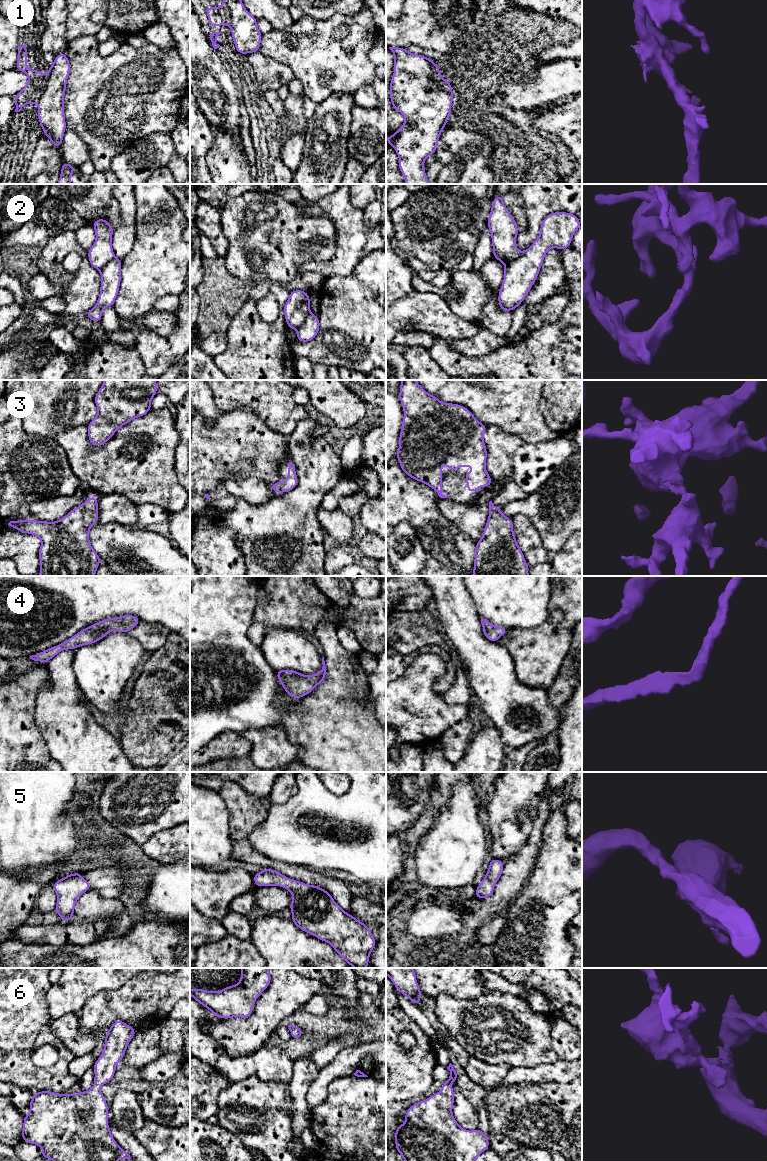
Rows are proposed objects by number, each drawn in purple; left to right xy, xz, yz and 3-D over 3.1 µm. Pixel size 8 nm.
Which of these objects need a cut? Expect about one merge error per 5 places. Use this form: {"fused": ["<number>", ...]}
{"fused": ["2"]}

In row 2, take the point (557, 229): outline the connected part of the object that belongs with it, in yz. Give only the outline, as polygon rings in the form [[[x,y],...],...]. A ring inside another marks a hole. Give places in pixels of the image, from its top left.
[[[553,212],[543,219],[537,239],[520,258],[505,265],[504,280],[498,295],[503,311],[513,311],[522,303],[537,280],[547,251],[570,247],[572,237],[580,227],[577,215],[568,212]]]

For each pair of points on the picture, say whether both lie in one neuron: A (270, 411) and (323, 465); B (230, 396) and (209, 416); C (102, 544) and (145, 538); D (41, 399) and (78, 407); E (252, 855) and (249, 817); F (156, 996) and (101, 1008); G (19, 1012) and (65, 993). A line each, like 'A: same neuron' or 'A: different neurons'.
A: different neurons
B: different neurons
C: same neuron
D: same neuron
E: same neuron
F: same neuron
G: different neurons

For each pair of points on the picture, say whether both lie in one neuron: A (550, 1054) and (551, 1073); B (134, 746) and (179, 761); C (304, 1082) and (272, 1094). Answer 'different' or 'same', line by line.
A: different
B: different
C: different

